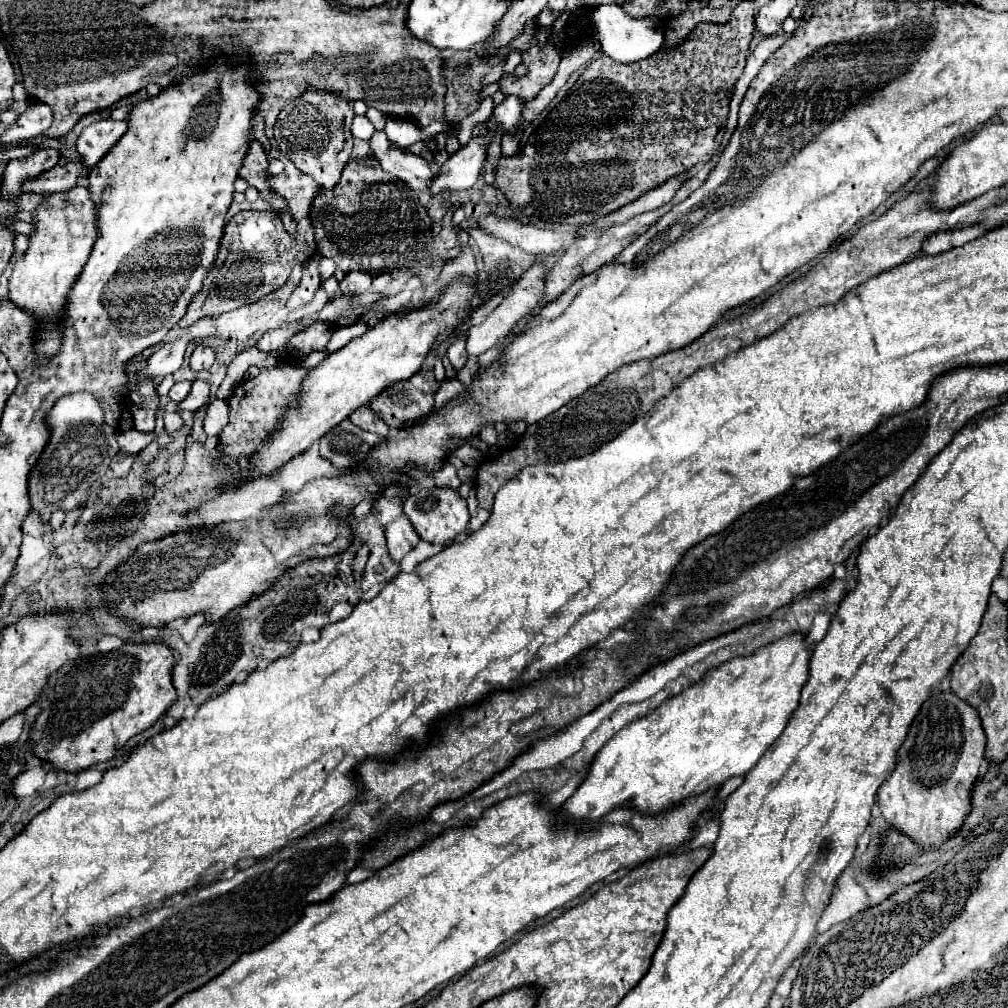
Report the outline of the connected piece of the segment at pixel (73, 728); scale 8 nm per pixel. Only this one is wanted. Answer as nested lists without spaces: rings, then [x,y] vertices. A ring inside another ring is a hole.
[[[137,642],[123,644],[105,656],[99,654],[73,662],[31,726],[29,742],[33,756],[53,764],[55,770],[73,774],[111,760],[129,738],[153,726],[175,702],[171,664],[175,664],[175,654],[165,644]]]

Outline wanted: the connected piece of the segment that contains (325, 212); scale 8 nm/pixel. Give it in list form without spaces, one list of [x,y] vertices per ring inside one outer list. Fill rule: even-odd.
[[[353,160],[343,170],[339,184],[331,190],[321,190],[313,204],[313,228],[317,250],[321,256],[335,260],[343,272],[361,270],[369,276],[397,272],[407,264],[429,256],[433,234],[427,210],[399,180],[387,180],[387,172],[369,160]]]

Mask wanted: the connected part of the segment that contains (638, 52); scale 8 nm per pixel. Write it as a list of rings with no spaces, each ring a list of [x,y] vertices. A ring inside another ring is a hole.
[[[615,2],[603,4],[595,8],[595,32],[593,38],[601,44],[603,54],[613,58],[615,62],[635,62],[643,60],[645,56],[655,54],[663,42],[665,42],[665,22],[661,18],[635,18],[629,16],[623,8],[619,8]]]

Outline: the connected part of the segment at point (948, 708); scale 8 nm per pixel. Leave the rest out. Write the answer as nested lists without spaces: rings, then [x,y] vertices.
[[[953,692],[931,696],[897,752],[893,774],[877,792],[877,804],[887,824],[925,850],[937,850],[959,832],[971,812],[971,790],[979,778],[983,752],[985,732],[975,710]]]

